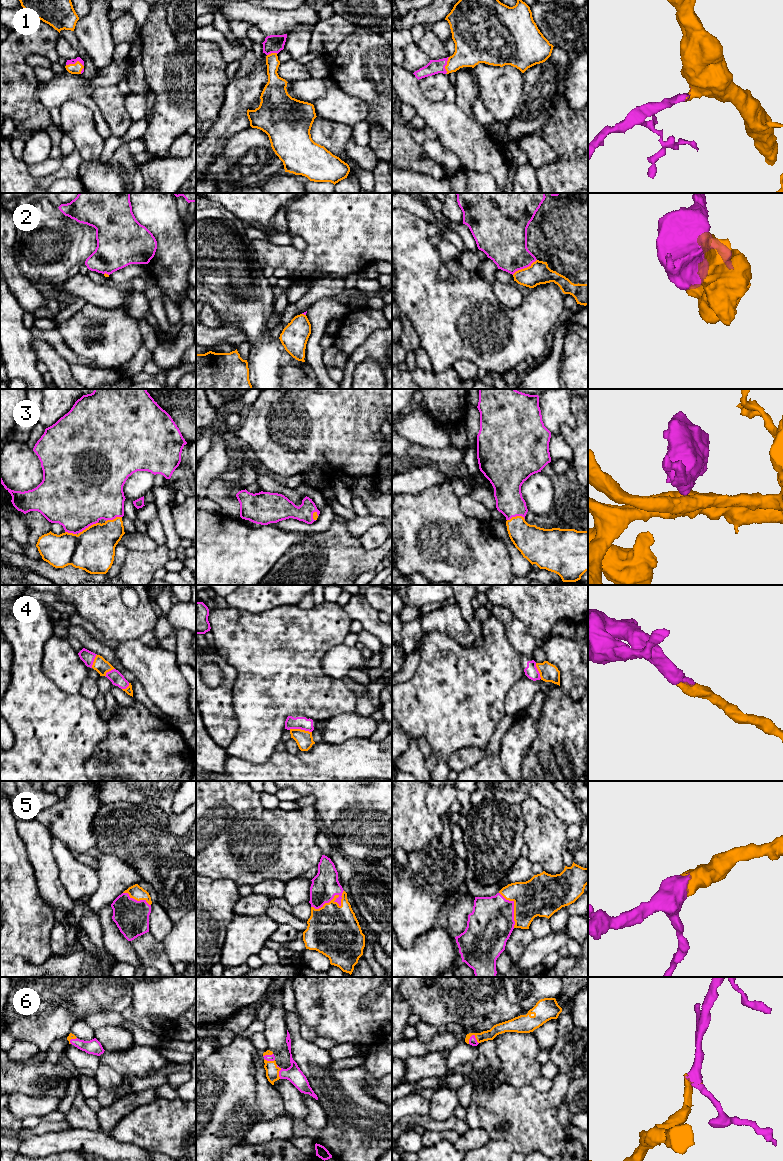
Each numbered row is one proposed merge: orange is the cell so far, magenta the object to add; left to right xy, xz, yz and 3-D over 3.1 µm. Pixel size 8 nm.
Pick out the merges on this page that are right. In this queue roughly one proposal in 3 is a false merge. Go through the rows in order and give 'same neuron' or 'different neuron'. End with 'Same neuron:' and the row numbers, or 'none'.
1: same neuron
2: different neuron
3: same neuron
4: same neuron
5: same neuron
6: same neuron
Same neuron: 1, 3, 4, 5, 6

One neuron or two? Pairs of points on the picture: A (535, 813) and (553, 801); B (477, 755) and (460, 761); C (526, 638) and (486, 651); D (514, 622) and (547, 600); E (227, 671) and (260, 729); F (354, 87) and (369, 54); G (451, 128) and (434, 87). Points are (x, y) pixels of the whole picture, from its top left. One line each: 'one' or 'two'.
A: two
B: one
C: two
D: two
E: two
F: one
G: two

